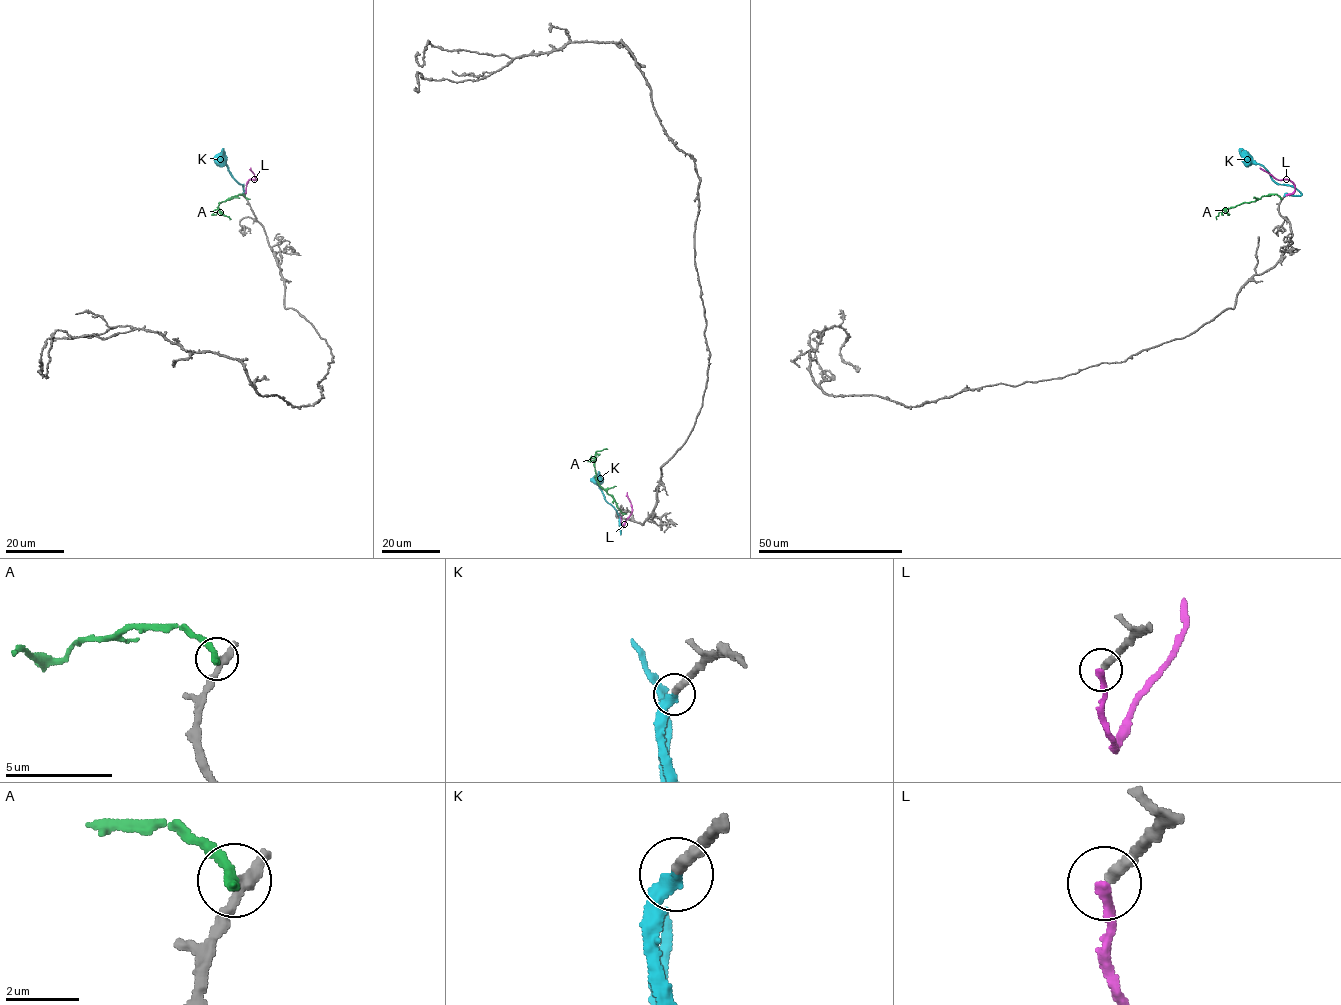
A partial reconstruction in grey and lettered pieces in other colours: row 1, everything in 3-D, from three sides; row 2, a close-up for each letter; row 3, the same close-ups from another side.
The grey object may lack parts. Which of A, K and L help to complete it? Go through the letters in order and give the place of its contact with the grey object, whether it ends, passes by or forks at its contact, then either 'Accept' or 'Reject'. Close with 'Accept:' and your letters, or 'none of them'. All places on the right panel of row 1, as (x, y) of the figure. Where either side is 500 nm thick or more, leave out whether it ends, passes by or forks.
A: Touches grey at (1281, 198). It ends there. Reject
K: Touches grey at (1284, 196). It ends there. Accept
L: Touches grey at (1284, 196). It ends there. Reject
Accept: K

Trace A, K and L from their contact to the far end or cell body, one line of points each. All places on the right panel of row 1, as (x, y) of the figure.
A: (1281, 199), (1276, 194), (1268, 194), (1223, 209), (1217, 219)
K: (1284, 196), (1300, 193), (1292, 186), (1278, 184), (1268, 171), (1239, 148)
L: (1284, 196), (1289, 195), (1295, 185), (1288, 180), (1275, 179), (1260, 167)

